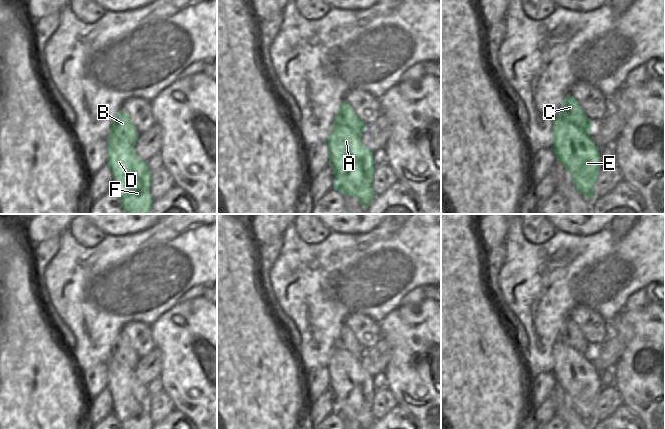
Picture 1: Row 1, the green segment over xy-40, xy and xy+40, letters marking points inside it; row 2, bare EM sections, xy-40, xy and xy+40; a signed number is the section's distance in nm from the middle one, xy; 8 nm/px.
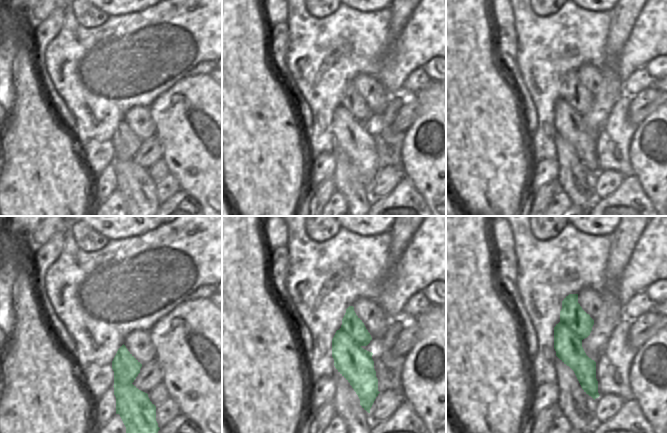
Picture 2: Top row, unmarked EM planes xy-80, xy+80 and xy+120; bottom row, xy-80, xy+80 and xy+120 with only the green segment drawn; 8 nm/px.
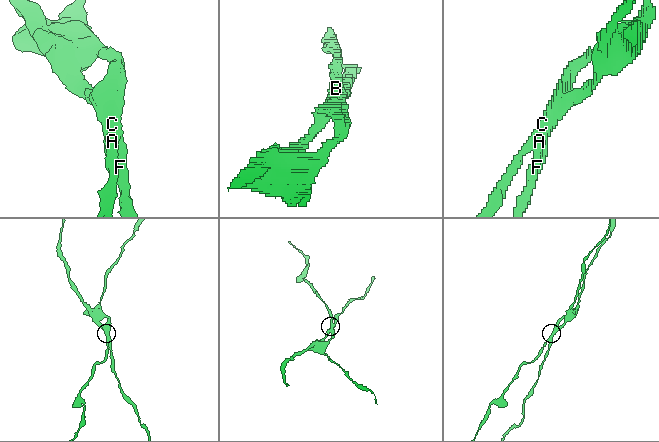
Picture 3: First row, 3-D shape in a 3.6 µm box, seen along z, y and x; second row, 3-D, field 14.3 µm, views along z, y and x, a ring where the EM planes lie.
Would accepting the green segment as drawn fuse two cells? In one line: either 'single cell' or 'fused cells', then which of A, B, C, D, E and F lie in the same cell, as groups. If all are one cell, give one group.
fused cells | A D E F / B C

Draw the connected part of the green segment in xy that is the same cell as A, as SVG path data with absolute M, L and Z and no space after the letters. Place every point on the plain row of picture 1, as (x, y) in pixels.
M333 350L326 367L329 371L329 390L335 399L333 412L344 420L354 420L361 429L371 428L375 421L371 411L375 397L373 376L363 369L360 359L346 350Z

